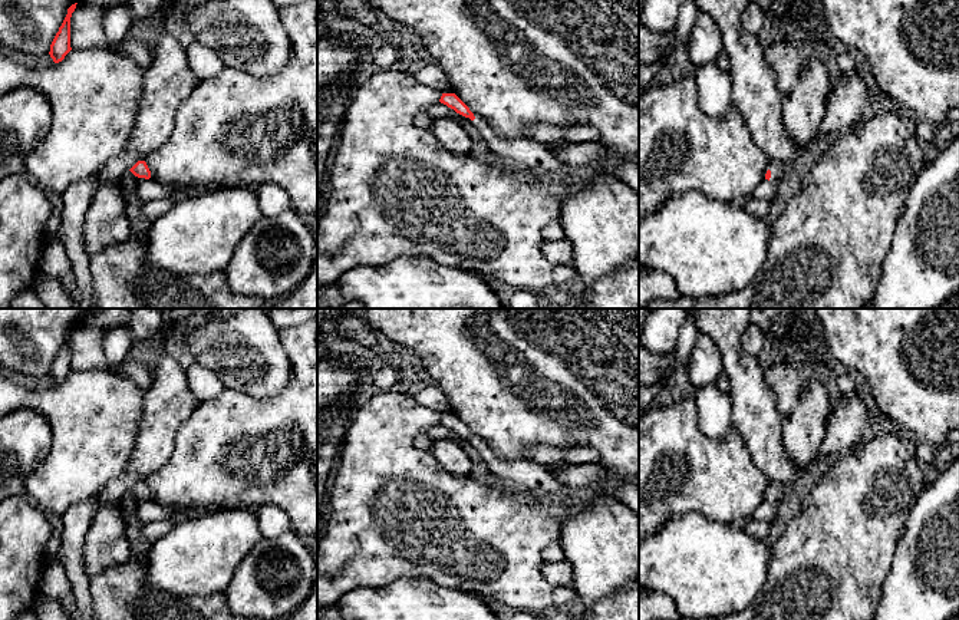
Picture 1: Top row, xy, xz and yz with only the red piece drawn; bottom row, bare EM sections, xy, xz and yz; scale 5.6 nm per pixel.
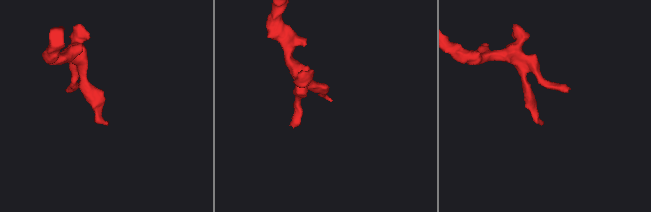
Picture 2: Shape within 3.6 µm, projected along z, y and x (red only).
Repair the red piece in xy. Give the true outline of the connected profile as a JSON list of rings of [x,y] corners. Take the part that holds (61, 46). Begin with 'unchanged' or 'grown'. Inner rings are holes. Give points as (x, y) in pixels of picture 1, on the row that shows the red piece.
unchanged | [[[72,4],[67,9],[67,14],[62,23],[62,26],[59,27],[59,32],[56,33],[52,44],[50,44],[50,57],[53,59],[55,63],[59,63],[65,59],[65,56],[72,50],[70,47],[70,17],[72,13],[76,9],[76,4]]]

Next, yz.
grown | [[[772,159],[767,168],[765,179],[780,182],[784,177],[784,162]]]

